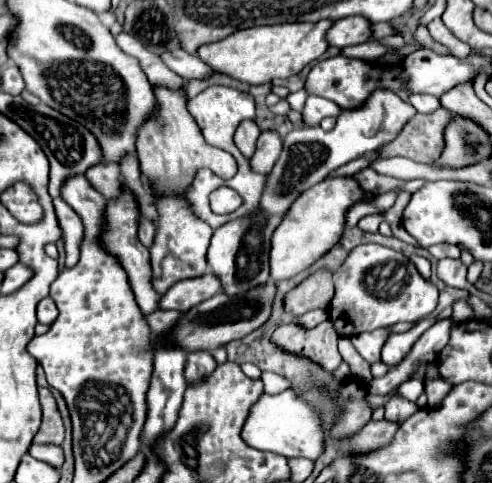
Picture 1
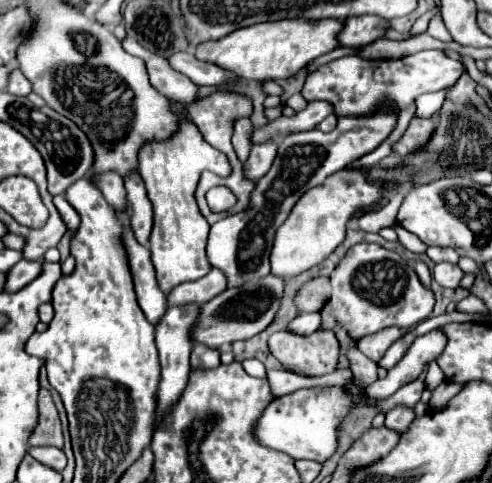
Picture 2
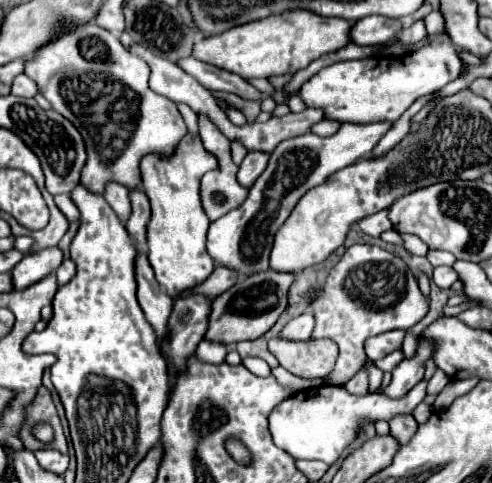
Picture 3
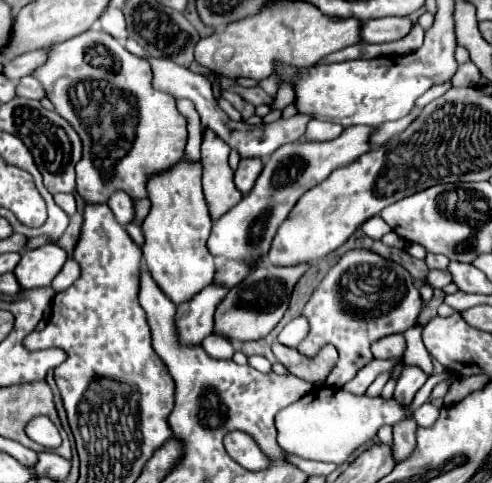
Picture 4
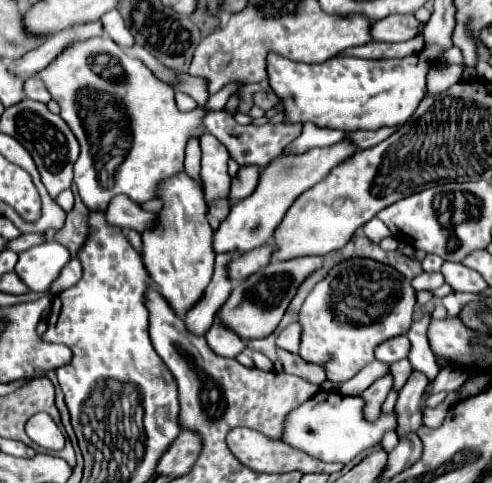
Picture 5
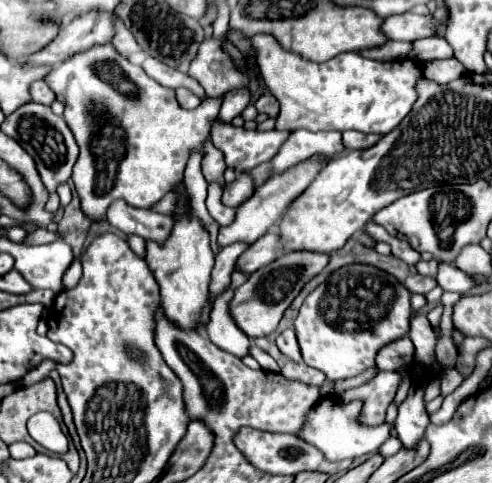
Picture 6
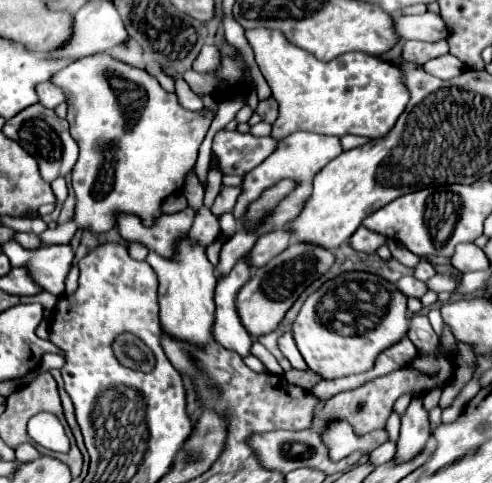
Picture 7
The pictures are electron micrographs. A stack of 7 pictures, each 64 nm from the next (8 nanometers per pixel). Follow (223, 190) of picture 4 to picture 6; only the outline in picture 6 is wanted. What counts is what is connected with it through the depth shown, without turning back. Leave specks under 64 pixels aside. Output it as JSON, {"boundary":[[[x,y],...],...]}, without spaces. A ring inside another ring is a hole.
{"boundary":[[[210,138],[204,140],[202,150],[204,150],[204,158],[202,158],[202,174],[204,174],[204,178],[208,180],[208,184],[216,182],[216,184],[220,184],[224,188],[226,186],[226,180],[224,180],[224,170],[226,170],[224,156],[218,152],[218,148],[212,144]]]}

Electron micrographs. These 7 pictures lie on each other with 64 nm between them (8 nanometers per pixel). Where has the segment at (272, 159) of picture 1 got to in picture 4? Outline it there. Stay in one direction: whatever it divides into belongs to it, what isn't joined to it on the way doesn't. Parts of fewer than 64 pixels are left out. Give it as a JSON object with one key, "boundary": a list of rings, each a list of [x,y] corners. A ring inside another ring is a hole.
{"boundary":[[[242,158],[240,166],[234,174],[234,182],[240,188],[240,192],[248,194],[252,190],[252,184],[256,182],[256,176],[260,176],[264,168],[264,162],[260,158]]]}

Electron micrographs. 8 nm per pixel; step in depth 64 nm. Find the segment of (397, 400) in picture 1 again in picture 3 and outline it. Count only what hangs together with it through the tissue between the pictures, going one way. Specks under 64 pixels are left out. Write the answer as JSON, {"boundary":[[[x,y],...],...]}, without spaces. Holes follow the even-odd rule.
{"boundary":[[[398,414],[398,416],[390,418],[388,424],[390,424],[390,434],[396,436],[396,440],[400,444],[406,444],[412,438],[412,434],[416,432],[418,422],[414,420],[412,414]]]}

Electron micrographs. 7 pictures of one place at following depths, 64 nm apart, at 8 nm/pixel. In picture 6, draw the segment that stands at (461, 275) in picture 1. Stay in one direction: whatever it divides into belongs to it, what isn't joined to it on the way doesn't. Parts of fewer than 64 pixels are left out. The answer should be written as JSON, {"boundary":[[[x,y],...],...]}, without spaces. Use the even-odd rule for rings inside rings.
{"boundary":[[[422,274],[406,278],[404,284],[408,286],[410,292],[418,292],[418,294],[428,294],[432,288],[438,286],[438,282],[436,282],[434,276],[422,276]]]}

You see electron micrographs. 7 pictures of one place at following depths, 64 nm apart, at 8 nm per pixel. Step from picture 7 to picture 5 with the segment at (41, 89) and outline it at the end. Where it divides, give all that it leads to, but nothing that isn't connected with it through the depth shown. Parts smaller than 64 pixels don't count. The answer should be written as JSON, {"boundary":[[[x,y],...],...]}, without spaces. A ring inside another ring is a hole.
{"boundary":[[[30,76],[30,78],[24,80],[24,96],[32,98],[32,100],[38,100],[38,102],[44,102],[44,104],[50,100],[48,90],[44,88],[44,84],[38,76]]]}

